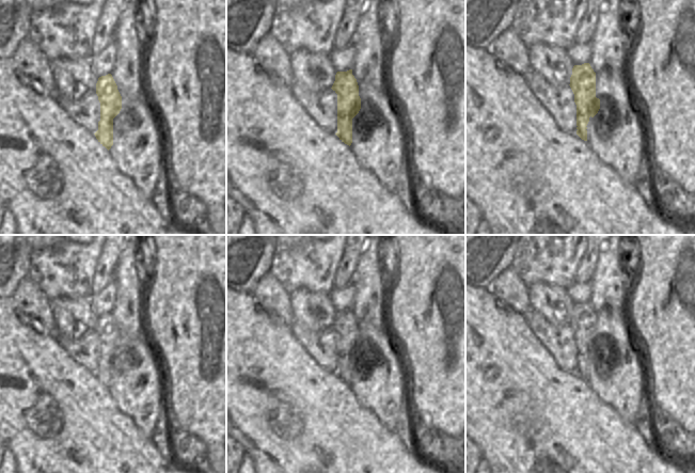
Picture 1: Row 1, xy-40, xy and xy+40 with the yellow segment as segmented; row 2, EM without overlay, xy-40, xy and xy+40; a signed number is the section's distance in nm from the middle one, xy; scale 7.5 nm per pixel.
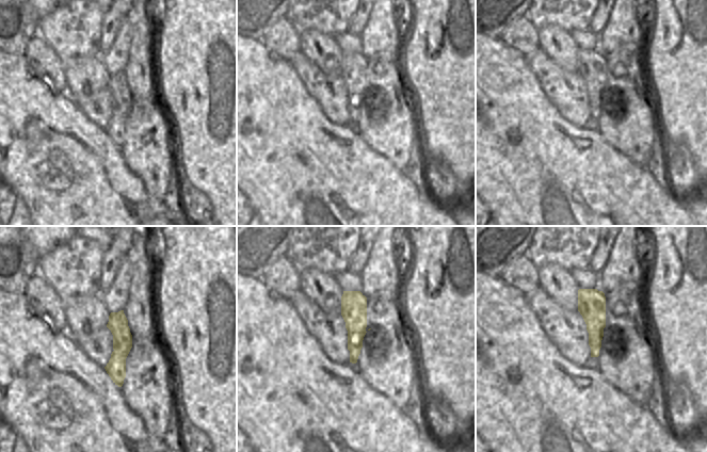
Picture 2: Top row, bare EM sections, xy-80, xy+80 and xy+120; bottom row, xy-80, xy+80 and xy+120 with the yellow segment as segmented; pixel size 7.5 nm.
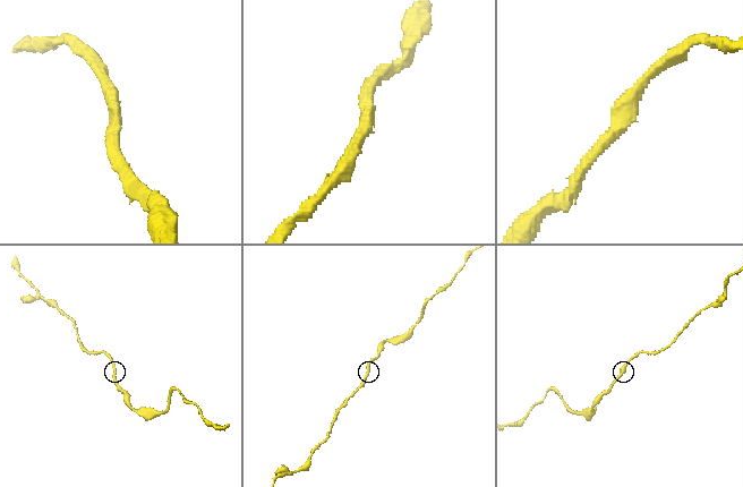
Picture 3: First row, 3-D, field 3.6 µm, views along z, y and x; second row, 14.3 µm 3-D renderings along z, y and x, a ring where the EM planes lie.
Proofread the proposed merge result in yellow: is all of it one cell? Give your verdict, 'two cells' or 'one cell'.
one cell

